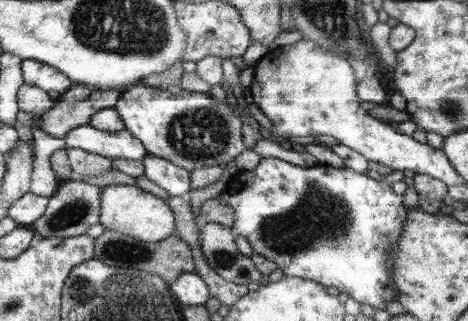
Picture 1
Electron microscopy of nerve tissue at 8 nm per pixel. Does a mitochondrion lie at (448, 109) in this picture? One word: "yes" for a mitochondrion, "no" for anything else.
yes

